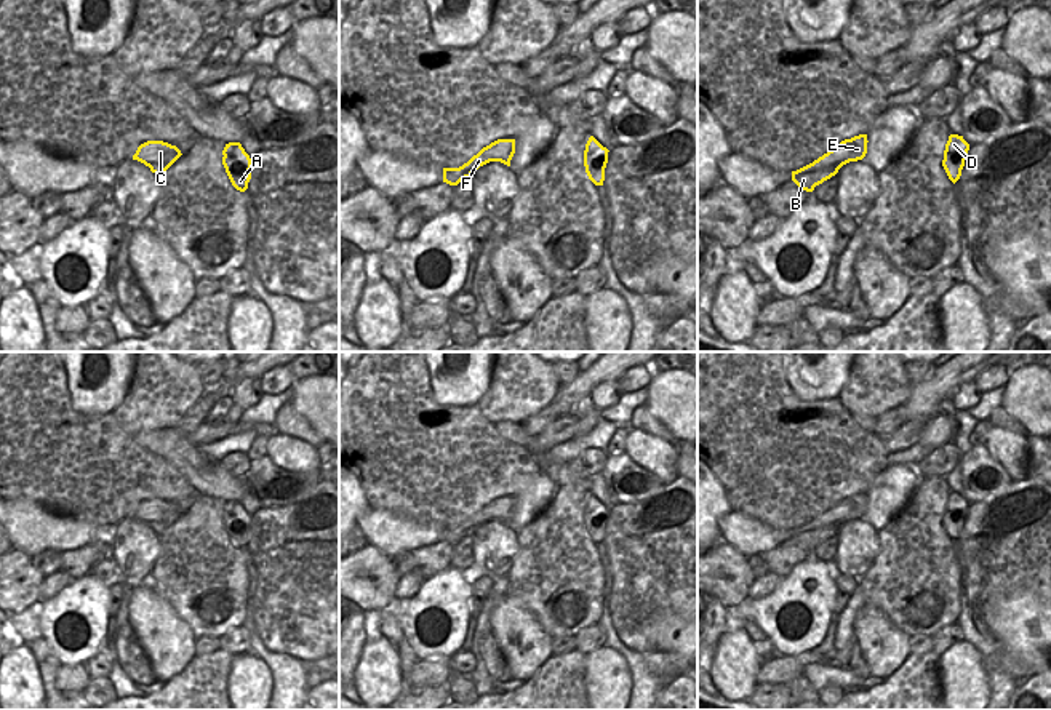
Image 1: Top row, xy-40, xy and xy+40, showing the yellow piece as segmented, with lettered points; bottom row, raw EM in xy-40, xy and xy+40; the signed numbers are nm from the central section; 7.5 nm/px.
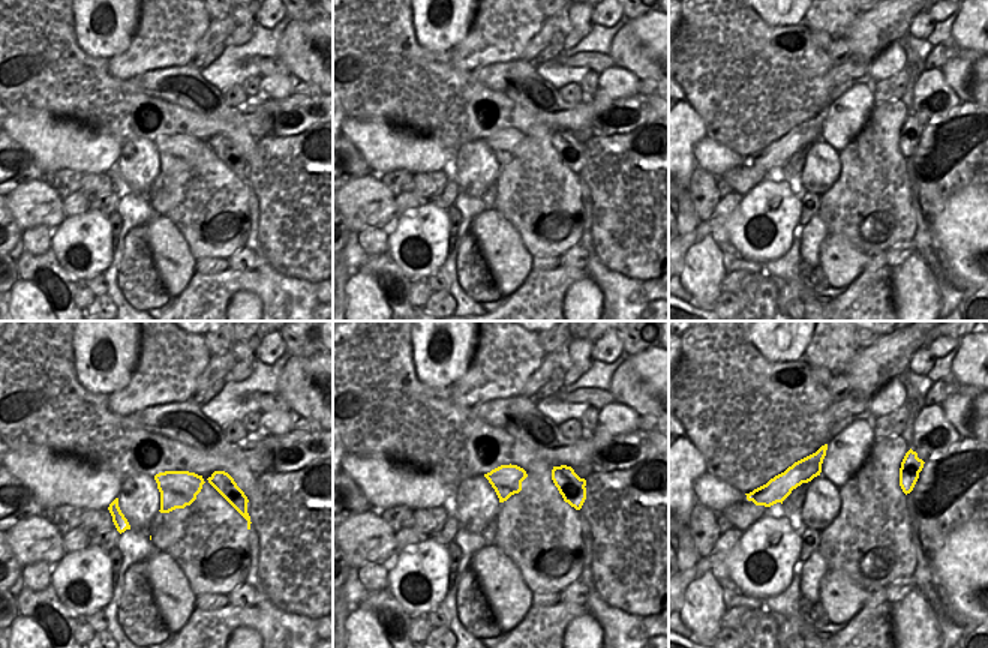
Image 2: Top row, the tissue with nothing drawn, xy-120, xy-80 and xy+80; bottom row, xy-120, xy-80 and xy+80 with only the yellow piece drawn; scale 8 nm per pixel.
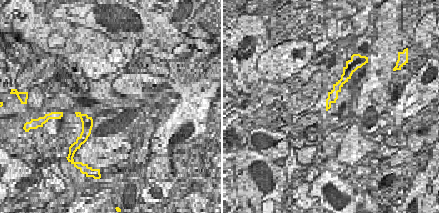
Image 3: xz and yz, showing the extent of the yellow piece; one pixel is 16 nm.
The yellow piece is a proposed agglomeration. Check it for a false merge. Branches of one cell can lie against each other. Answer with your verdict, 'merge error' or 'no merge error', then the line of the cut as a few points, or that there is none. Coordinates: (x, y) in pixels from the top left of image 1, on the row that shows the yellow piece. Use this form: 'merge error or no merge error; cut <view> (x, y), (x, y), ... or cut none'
merge error; cut xy+40 (963, 139), (957, 170)

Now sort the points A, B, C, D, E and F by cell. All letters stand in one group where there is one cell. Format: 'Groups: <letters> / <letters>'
Groups: A B C E F / D

